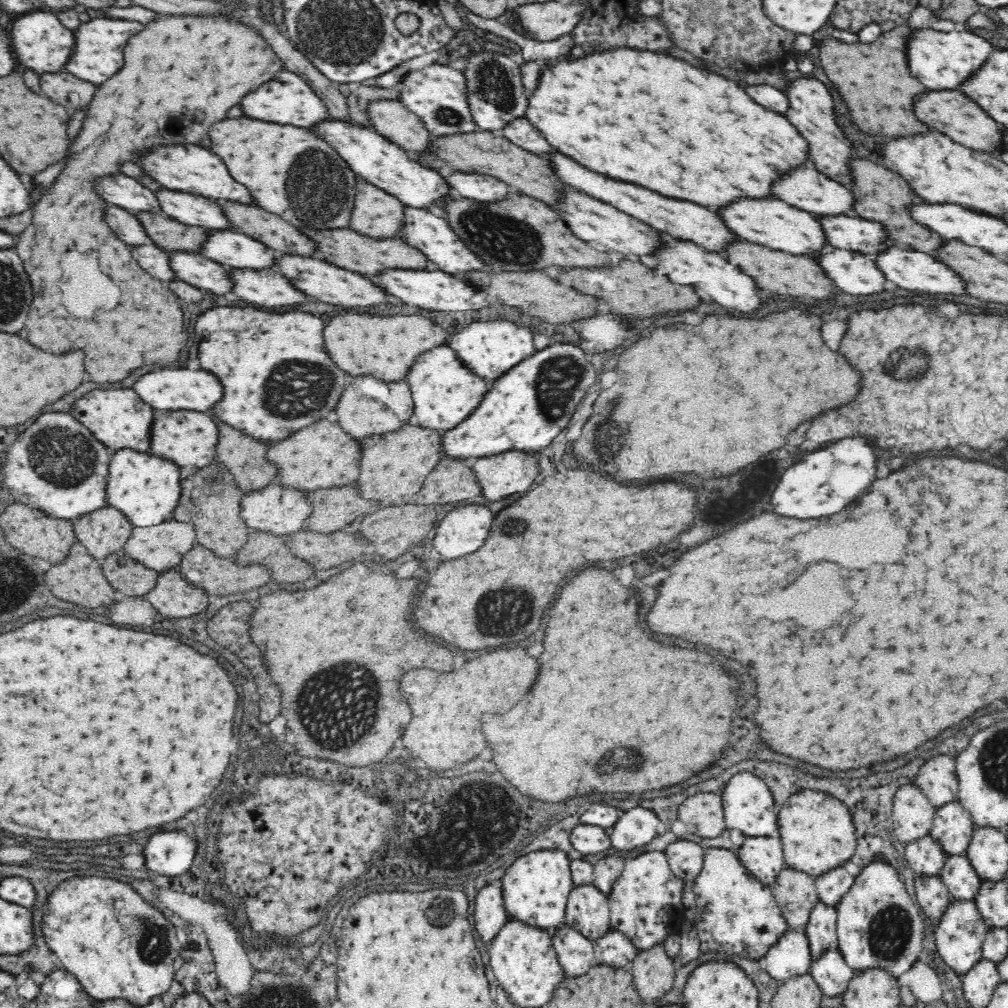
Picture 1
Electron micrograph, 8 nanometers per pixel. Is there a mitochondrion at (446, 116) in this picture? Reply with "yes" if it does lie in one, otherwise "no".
yes

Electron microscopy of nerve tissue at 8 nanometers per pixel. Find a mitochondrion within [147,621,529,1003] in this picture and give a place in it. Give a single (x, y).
(475, 826)

